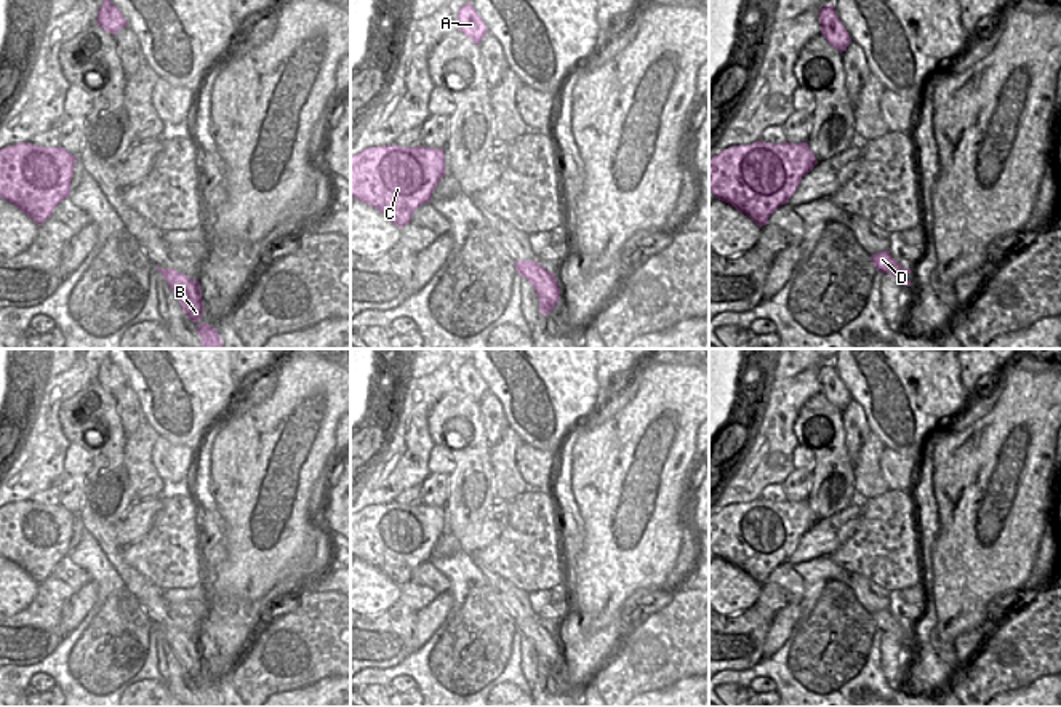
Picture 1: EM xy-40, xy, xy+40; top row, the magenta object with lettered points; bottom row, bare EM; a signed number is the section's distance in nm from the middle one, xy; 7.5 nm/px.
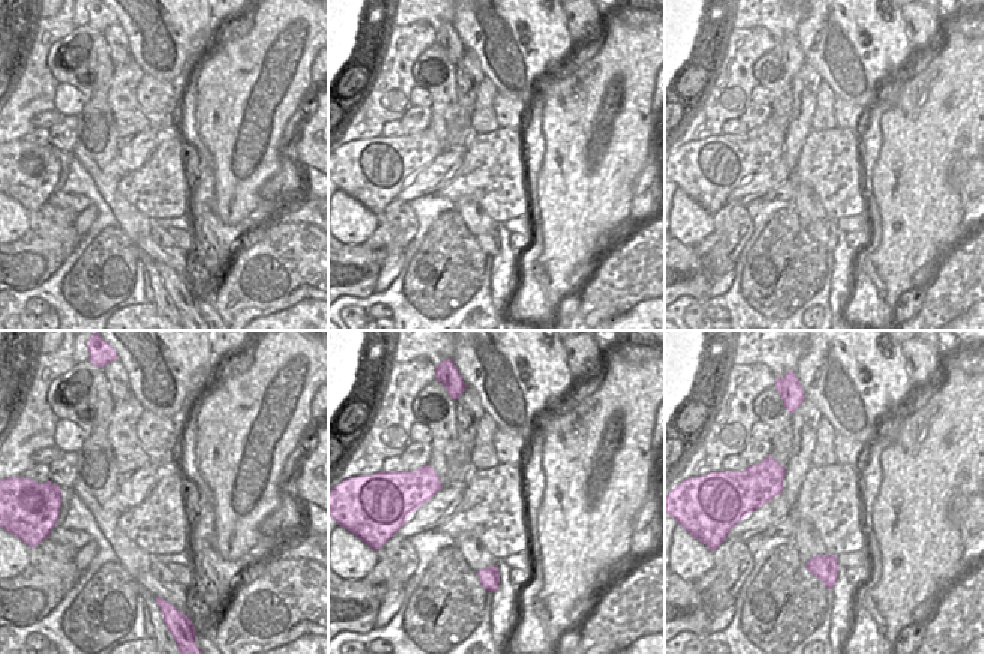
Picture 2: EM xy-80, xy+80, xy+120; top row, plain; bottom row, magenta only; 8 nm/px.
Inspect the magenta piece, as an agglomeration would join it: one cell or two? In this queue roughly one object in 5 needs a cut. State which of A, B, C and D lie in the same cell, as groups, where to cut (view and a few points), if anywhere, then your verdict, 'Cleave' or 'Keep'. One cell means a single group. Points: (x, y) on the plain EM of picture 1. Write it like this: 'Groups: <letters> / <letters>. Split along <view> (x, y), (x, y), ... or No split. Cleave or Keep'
Groups: A B C D. No split. Keep

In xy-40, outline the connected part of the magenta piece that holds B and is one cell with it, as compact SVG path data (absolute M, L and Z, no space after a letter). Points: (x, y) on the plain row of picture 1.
M155 627L163 633L166 641L170 643L170 648L179 659L189 678L197 681L203 675L203 659L198 638L190 638L187 633L174 627Z

